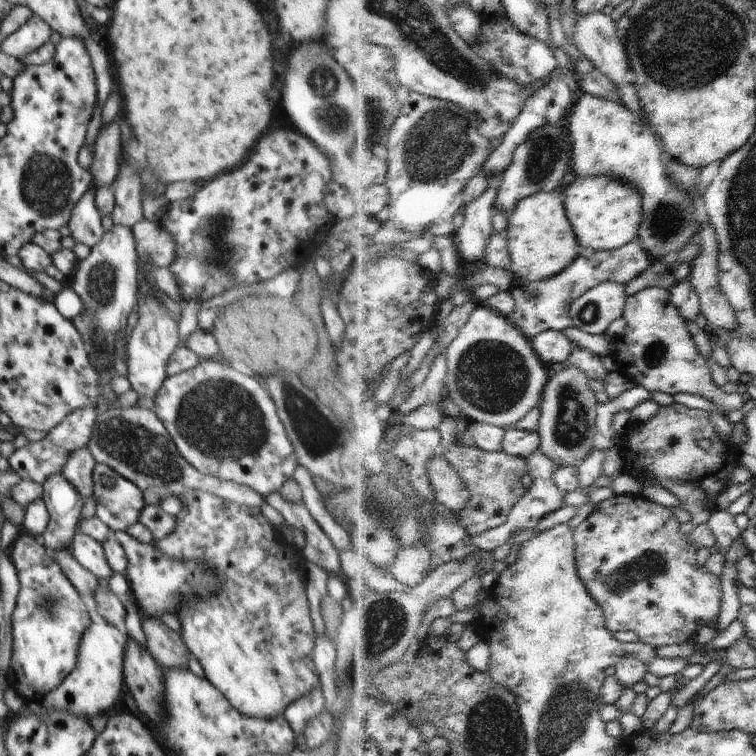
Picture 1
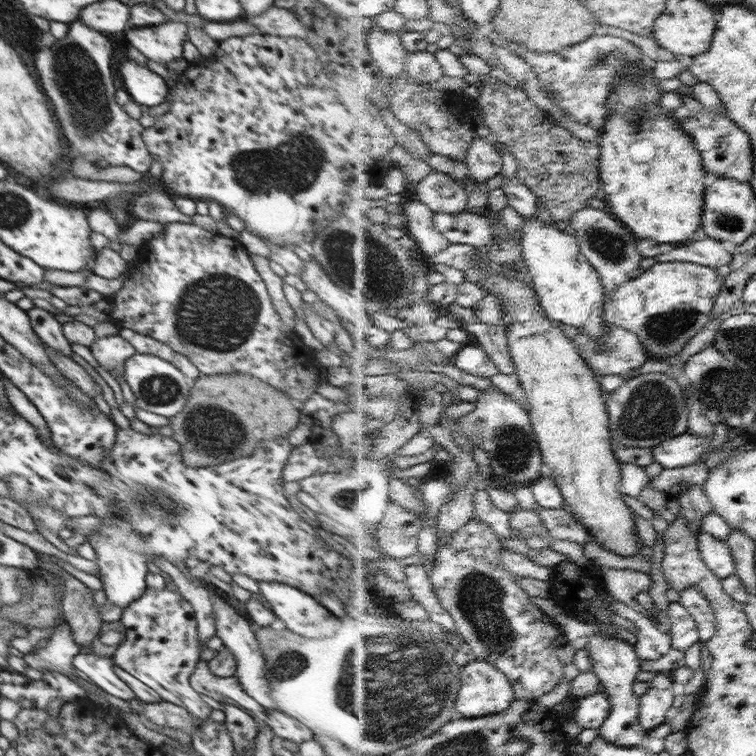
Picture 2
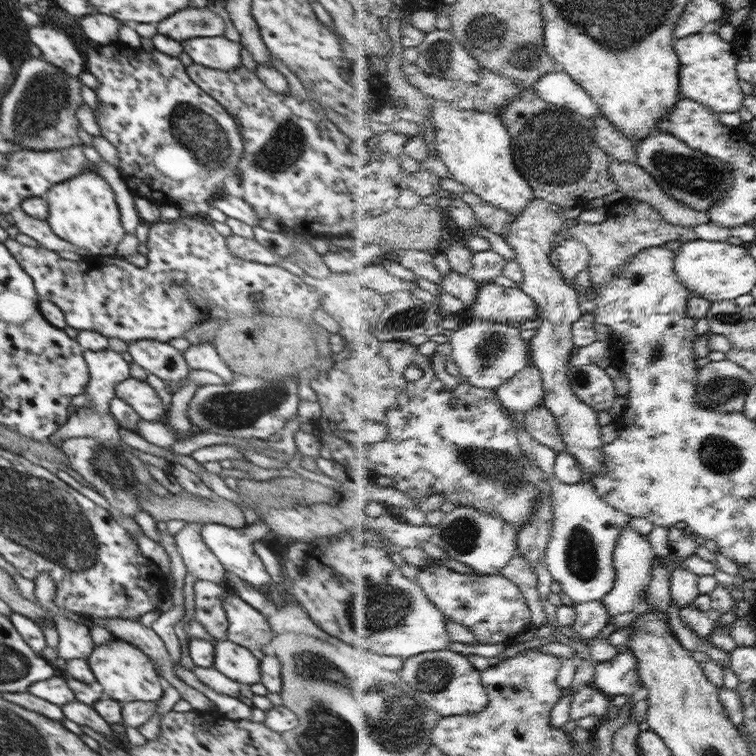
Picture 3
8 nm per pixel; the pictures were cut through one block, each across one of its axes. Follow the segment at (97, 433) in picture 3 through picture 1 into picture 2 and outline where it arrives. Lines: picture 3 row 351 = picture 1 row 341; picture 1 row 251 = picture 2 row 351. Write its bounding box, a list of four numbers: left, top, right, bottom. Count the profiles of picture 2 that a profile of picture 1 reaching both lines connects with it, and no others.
[89,334,137,378]

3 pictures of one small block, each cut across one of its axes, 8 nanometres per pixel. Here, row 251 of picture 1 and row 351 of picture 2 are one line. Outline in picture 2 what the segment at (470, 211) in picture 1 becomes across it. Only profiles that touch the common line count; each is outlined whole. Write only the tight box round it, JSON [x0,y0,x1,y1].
[455,345,500,379]

